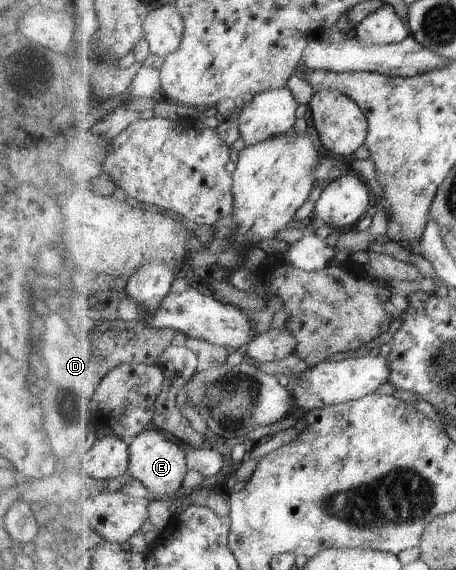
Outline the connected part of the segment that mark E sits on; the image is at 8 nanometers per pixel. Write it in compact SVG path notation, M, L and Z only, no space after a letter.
M152 426L140 433L132 444L129 444L131 460L129 472L132 478L139 480L148 490L150 497L164 498L182 490L182 480L186 478L186 452L176 442L166 438L164 432Z

